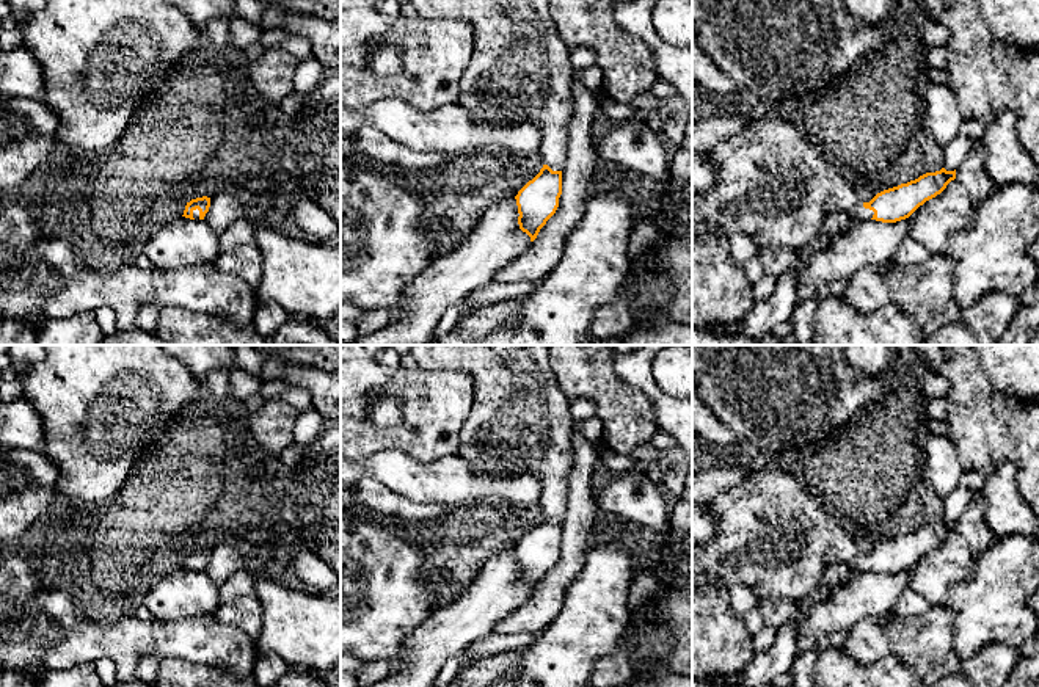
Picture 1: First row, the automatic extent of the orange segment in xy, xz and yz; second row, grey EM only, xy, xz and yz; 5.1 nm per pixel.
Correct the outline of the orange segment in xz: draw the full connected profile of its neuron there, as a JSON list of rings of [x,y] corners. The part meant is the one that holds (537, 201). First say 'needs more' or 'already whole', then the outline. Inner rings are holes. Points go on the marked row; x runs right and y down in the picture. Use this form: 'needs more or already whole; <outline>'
needs more; [[[410,0],[421,19],[461,20],[471,25],[474,36],[472,56],[461,75],[458,105],[472,113],[476,121],[496,121],[499,125],[532,122],[540,132],[543,168],[515,196],[518,224],[534,242],[540,229],[556,213],[562,194],[562,169],[568,152],[568,122],[573,110],[571,83],[574,67],[570,47],[549,16],[549,0]]]

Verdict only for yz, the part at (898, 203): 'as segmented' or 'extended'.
extended

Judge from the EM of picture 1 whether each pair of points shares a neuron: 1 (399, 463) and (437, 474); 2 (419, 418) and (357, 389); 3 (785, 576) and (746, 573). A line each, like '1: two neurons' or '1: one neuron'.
1: one neuron
2: one neuron
3: one neuron

